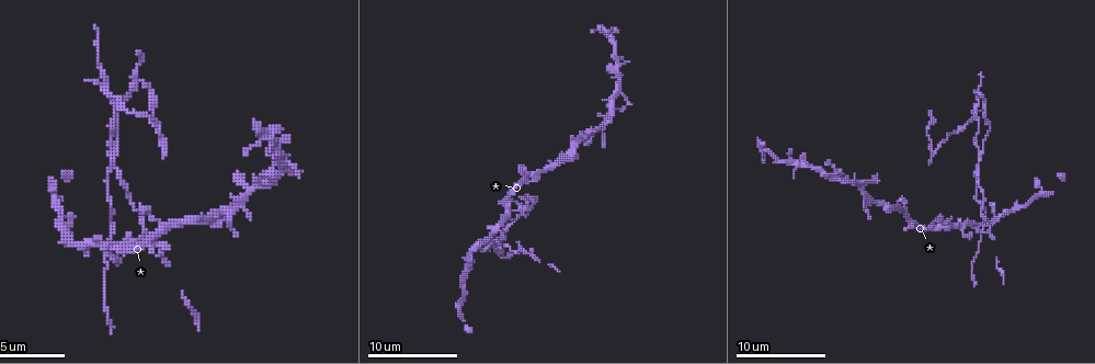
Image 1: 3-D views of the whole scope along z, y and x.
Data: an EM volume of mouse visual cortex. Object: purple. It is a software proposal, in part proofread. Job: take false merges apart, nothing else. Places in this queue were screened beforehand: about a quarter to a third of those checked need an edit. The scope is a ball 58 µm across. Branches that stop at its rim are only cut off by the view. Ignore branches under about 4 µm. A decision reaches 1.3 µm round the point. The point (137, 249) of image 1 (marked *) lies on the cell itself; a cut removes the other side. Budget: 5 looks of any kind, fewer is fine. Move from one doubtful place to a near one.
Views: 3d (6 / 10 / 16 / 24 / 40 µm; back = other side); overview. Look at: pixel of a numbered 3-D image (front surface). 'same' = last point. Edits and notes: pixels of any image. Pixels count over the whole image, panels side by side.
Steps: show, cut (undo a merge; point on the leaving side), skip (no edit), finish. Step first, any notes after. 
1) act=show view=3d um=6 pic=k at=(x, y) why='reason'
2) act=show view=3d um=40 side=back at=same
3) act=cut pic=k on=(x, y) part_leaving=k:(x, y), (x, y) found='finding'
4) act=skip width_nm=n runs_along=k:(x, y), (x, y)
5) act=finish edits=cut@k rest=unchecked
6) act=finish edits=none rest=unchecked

act=show view=3d um=10 pic=1 at=(974, 118) why='four or more arms meet'

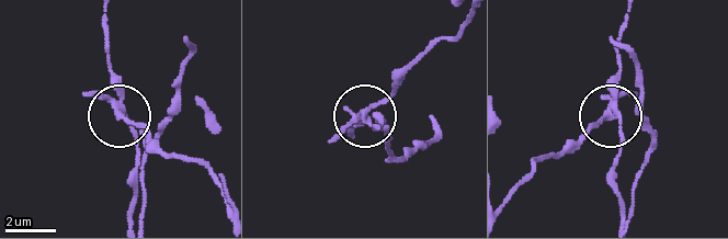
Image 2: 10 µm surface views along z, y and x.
act=show view=3d um=10 side=back pic=2 at=(605, 116)

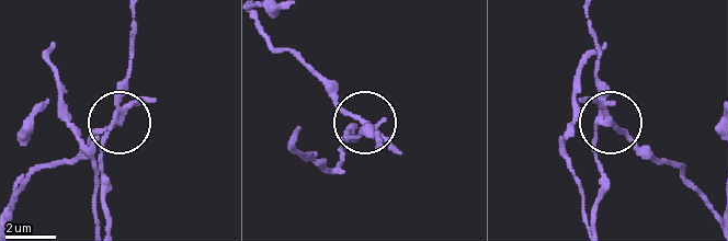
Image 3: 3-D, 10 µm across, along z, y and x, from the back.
act=cut pic=3 on=(92, 129) width_nm=210 found='a second cell is stuck on'

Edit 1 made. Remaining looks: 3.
act=show view=3d um=6 pic=1 at=(115, 168) why='arms part here'

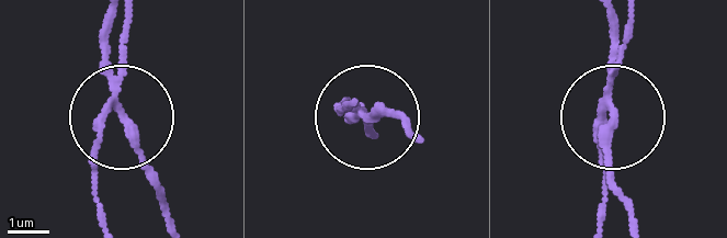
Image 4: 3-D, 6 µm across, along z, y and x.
act=show view=3d um=6 side=back pic=4 at=(607, 107)

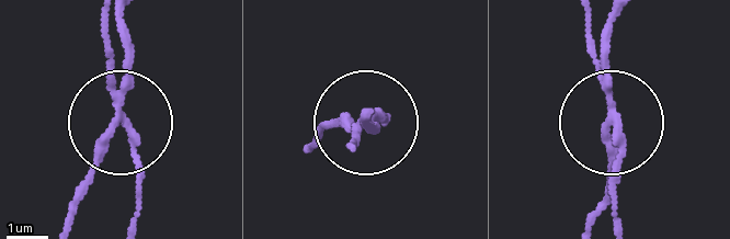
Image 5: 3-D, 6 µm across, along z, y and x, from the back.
act=cut pic=5 on=(112, 50) arms=3 part_leaving=5:(118, 115), (136, 154), (136, 226) found='a second cell is stuck on'

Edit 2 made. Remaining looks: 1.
act=show view=3d um=10 pic=1 at=(497, 228) why='four arms meet'

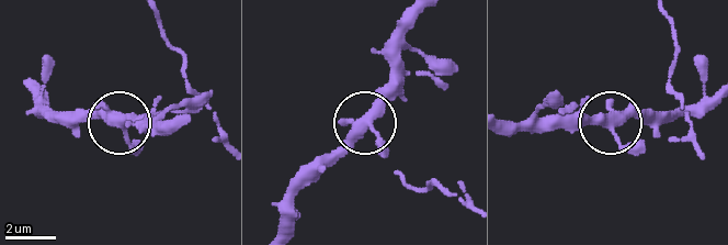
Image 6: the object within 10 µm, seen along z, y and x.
act=skip arms=4 runs_along=6:(511, 125), (599, 125), (652, 113) found='continuous, no second cell'

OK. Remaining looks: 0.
act=finish edits=cut@3,cut@5 rest=unchecked

